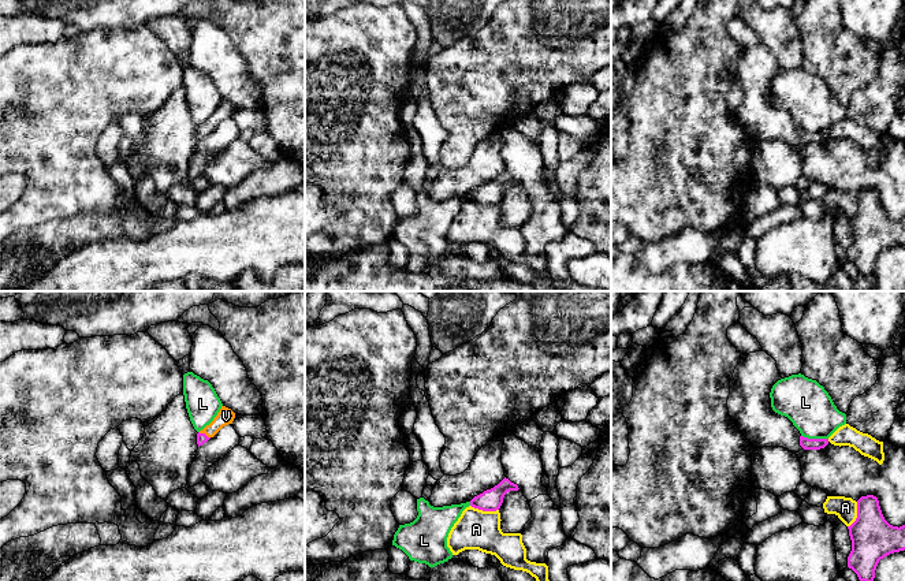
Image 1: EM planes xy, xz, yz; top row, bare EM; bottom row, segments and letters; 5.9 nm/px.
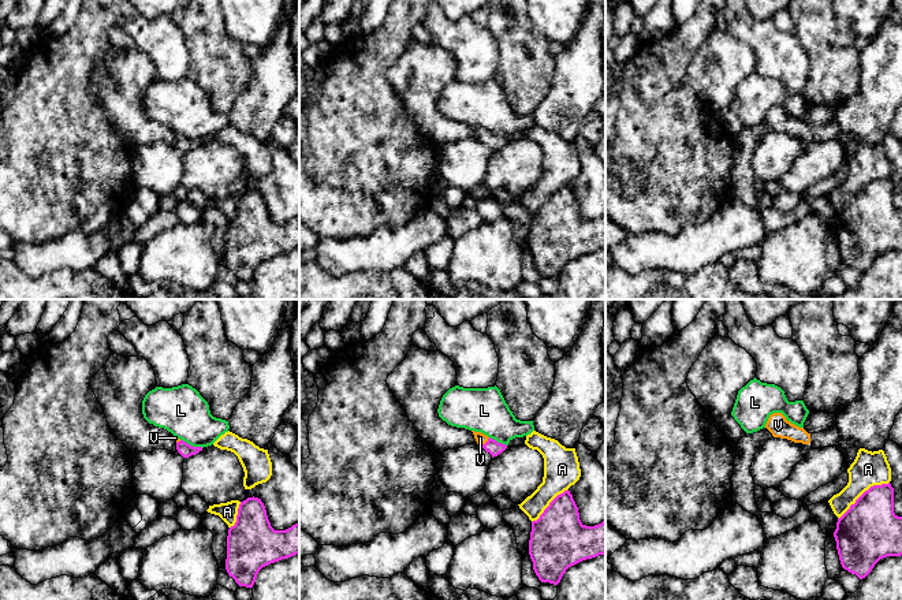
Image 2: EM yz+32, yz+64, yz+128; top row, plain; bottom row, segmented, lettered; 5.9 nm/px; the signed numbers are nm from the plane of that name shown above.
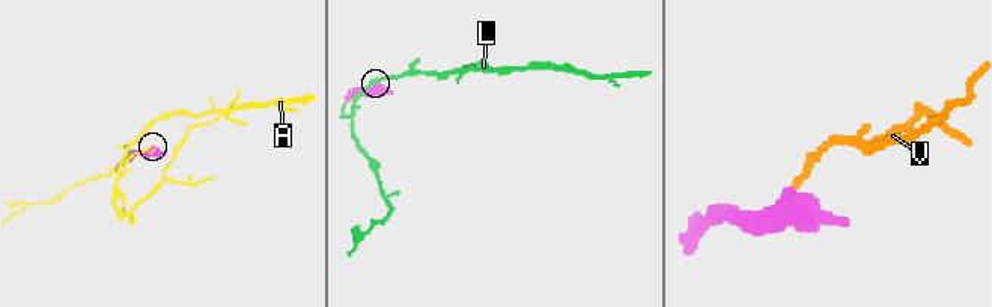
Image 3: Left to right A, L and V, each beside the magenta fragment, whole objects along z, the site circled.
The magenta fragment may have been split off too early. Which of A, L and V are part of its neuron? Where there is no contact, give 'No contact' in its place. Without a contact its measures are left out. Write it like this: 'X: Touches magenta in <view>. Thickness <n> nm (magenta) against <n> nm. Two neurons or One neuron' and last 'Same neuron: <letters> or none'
A: Touches magenta in xz. Thickness 130 nm (magenta) against 240 nm. Two neurons
L: Touches magenta in yz. Thickness 70 nm (magenta) against 280 nm. Two neurons
V: Touches magenta in xy. Thickness 60 nm (magenta) against 100 nm. One neuron
Same neuron: V

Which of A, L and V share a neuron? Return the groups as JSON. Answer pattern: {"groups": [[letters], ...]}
{"groups": [["A"], ["L"], ["V"]]}

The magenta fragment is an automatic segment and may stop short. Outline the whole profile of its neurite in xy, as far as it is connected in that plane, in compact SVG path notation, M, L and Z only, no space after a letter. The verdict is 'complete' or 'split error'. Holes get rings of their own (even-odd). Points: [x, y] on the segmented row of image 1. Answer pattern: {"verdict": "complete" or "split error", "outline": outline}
{"verdict": "split error", "outline": "M221 406L213 421L197 433L198 447L213 437L223 427L232 424L234 418L235 413L231 409Z"}

